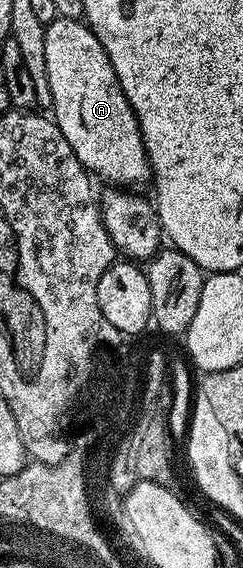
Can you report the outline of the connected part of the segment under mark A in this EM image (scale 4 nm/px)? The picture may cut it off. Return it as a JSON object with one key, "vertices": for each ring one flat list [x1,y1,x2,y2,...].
{"vertices":[[58,16,45,25,45,71,49,75,49,91,53,95,51,109,55,126,61,135,65,135,79,162,96,178,104,177,112,181,115,187,131,187,134,181,148,180,147,152,137,115,129,99,125,99,125,91,121,91,121,83,115,78,113,63,109,63,105,47,101,47,97,35,93,35,93,31,82,20]]}

